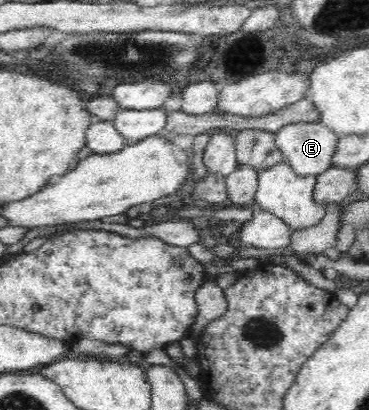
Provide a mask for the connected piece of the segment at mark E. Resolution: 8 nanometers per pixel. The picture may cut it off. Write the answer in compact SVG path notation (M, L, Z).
M293 123L276 132L276 143L300 176L321 175L332 168L341 134L321 123Z

